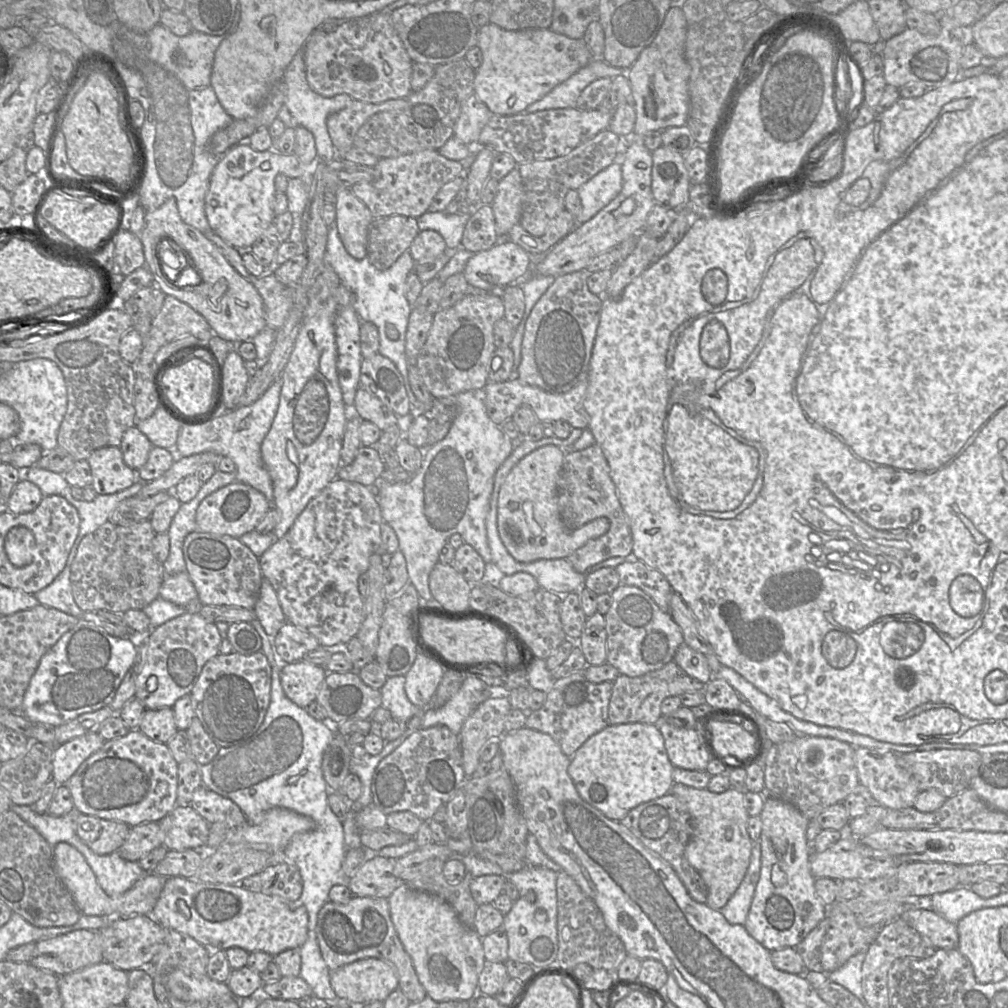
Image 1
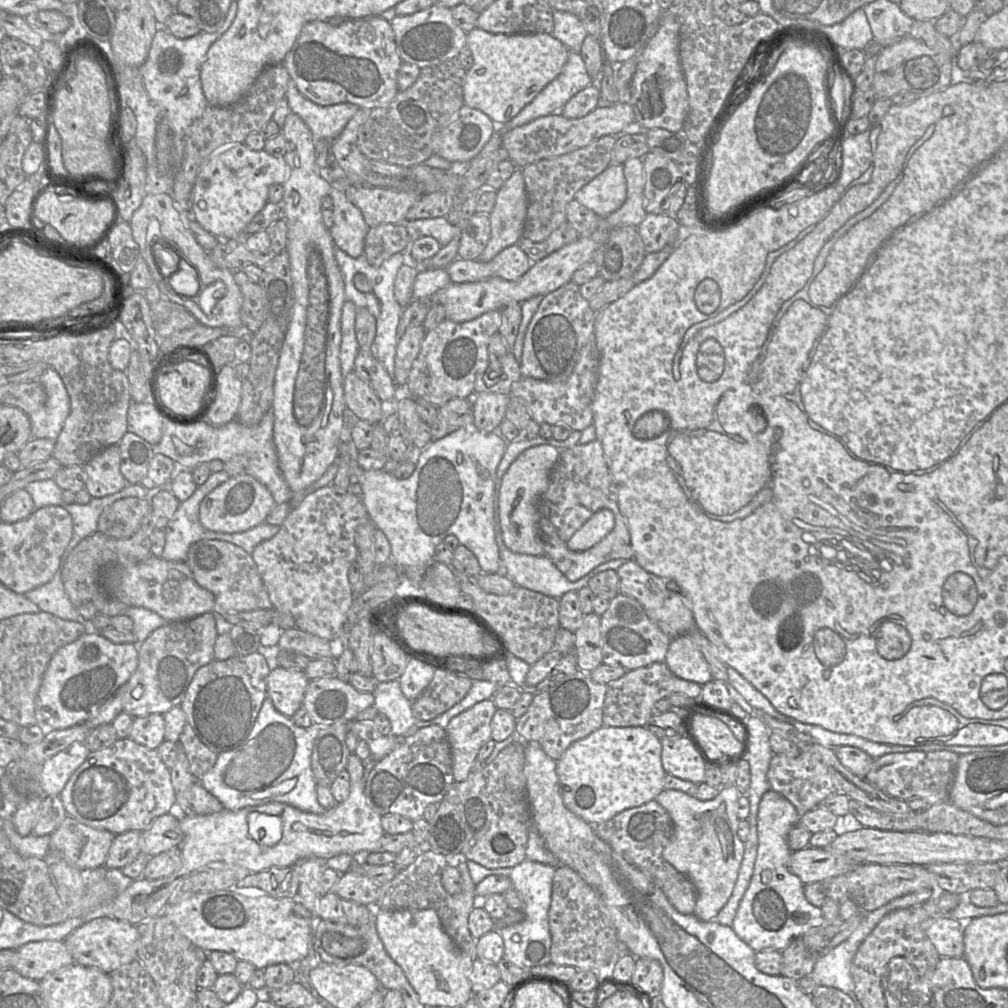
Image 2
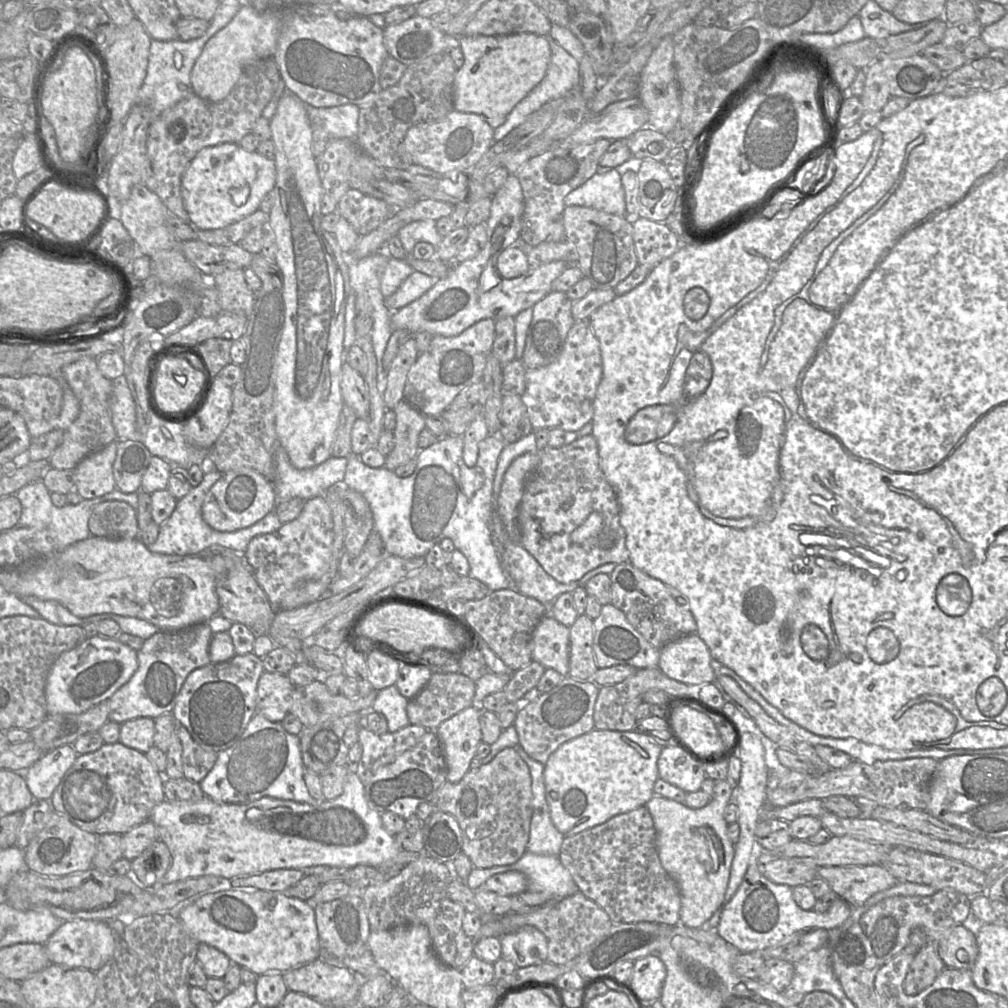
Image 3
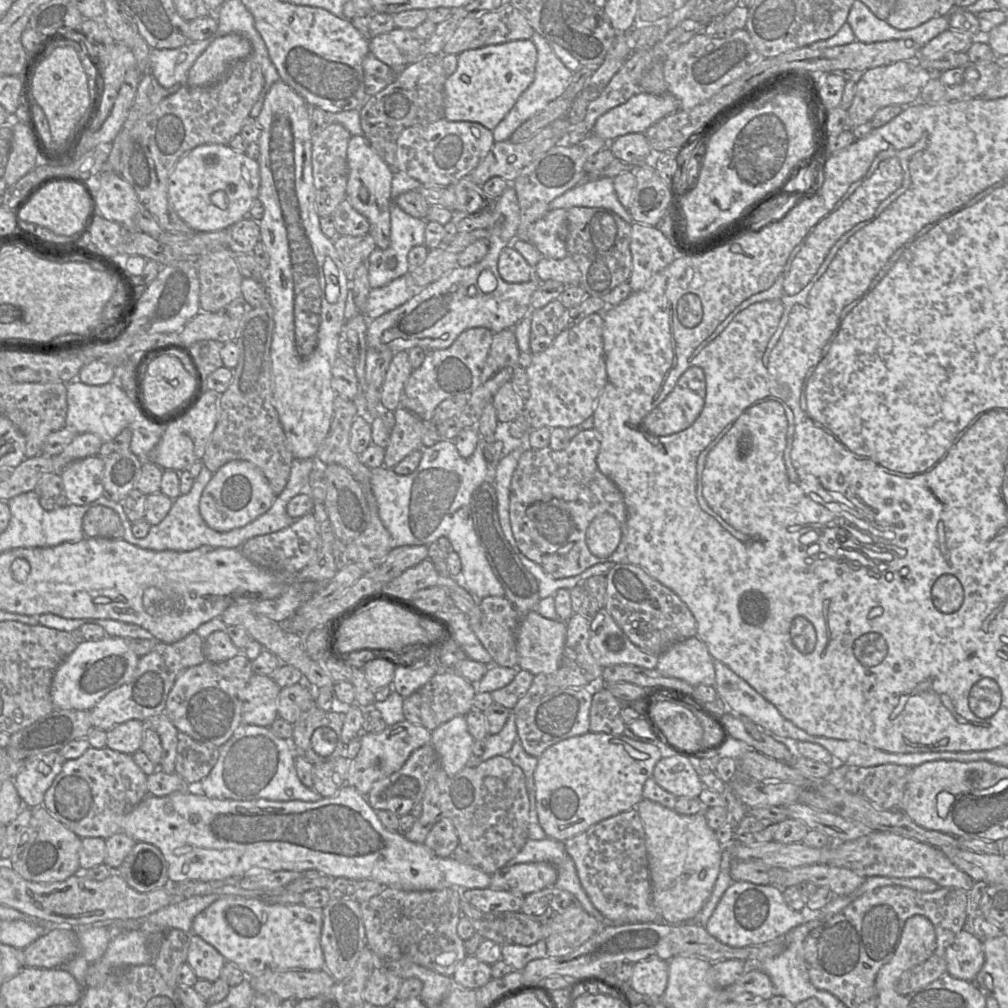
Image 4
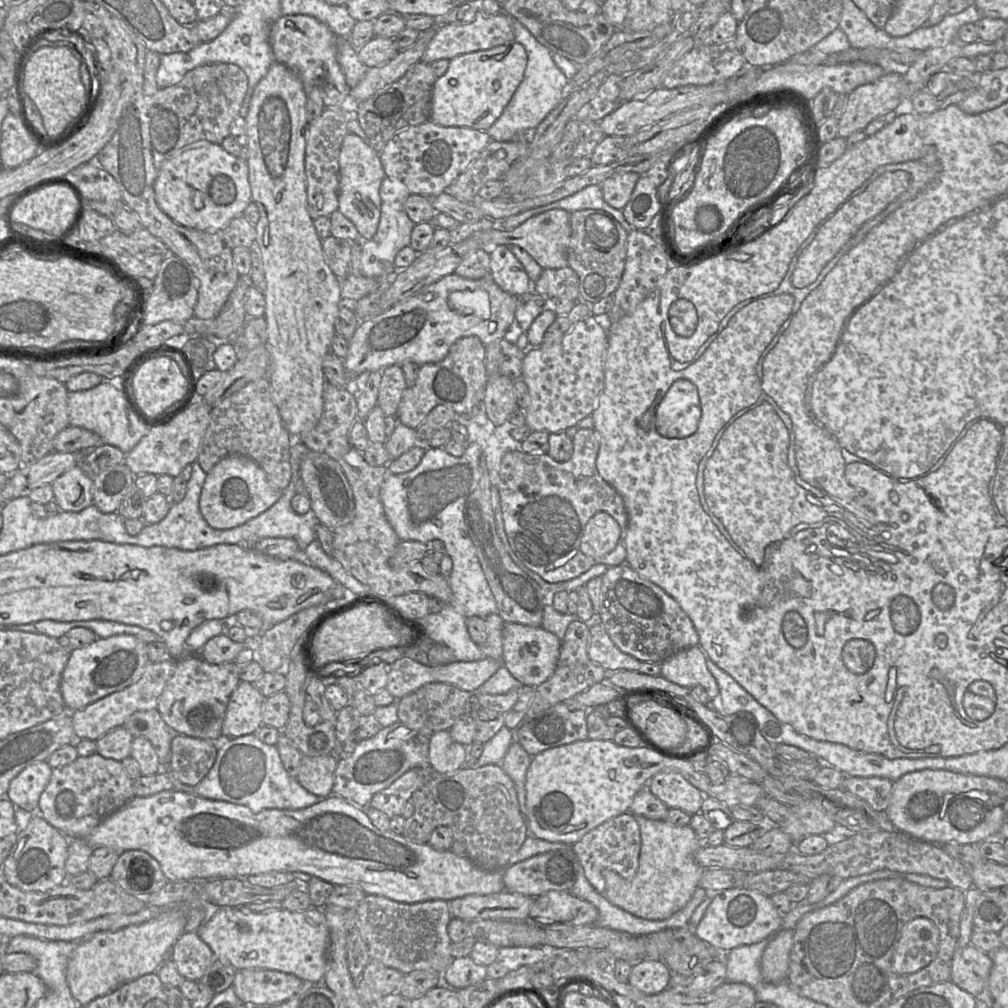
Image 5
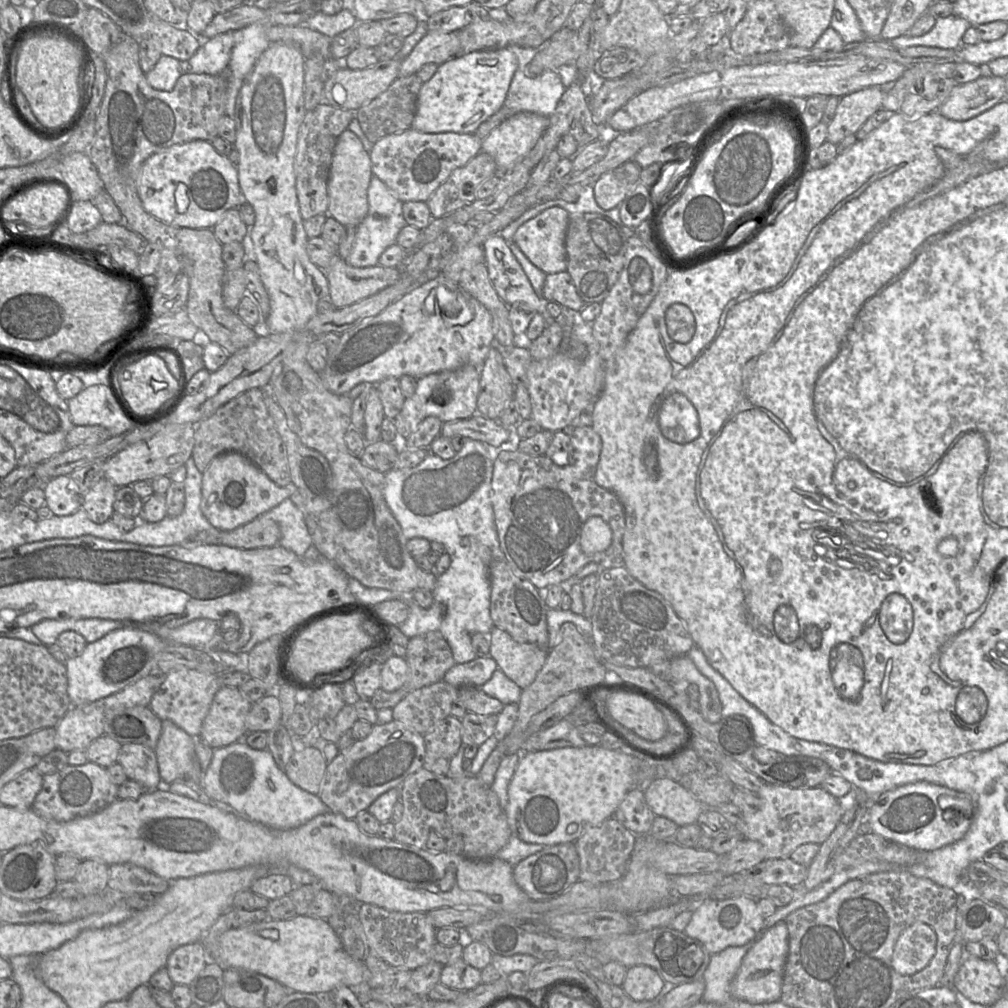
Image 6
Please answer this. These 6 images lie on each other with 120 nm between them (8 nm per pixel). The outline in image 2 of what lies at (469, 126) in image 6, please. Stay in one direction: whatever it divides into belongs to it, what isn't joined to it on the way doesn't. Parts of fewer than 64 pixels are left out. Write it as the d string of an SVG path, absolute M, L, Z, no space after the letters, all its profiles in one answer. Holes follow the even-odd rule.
M473 28L471 31L469 31L467 33L467 38L466 38L466 45L467 47L470 49L472 56L473 56L473 65L472 67L467 71L466 73L466 81L464 84L464 88L463 88L463 98L464 98L464 105L470 107L470 108L474 108L477 110L482 111L483 113L485 113L494 123L494 131L495 131L495 125L498 124L505 124L506 122L508 122L509 120L513 119L527 104L529 104L551 81L553 81L562 71L563 67L565 66L567 60L568 60L568 52L569 49L558 39L556 39L552 34L546 34L546 33L537 33L537 34L493 34L490 32L487 32L485 30L482 30L480 28Z

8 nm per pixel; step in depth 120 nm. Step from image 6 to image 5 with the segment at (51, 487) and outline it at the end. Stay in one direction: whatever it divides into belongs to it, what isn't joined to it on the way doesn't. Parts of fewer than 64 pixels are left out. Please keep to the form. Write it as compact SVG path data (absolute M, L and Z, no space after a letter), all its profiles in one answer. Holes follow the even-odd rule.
M79 465L62 473L52 483L54 500L61 511L79 512L93 504L93 479Z

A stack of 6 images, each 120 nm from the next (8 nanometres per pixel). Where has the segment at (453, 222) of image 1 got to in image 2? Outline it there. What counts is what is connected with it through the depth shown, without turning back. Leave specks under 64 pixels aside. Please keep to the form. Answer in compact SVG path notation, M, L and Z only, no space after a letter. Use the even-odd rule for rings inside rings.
M446 217L417 219L404 222L410 243L424 237L435 238L441 247L447 245L455 236L460 235L460 227L450 224Z

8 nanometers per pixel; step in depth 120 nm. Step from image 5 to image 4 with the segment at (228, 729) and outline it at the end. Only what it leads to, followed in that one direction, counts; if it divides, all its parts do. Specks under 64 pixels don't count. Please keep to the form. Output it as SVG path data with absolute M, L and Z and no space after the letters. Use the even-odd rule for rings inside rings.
M252 675L241 691L242 724L270 727L278 718L281 689L269 676Z

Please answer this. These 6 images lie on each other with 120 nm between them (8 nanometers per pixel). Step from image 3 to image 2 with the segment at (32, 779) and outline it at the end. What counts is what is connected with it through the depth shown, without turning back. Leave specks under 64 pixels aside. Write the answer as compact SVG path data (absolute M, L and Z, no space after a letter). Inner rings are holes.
M75 741L43 762L39 775L39 789L43 795L59 795L89 753L84 742Z

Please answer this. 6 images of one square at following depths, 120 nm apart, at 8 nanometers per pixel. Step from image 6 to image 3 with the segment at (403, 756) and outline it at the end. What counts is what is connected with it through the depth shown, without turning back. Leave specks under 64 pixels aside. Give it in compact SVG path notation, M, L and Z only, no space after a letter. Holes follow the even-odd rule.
M411 723L396 732L384 734L376 734L360 726L358 740L363 753L359 762L351 766L365 785L379 768L392 763L398 756L414 747L427 731L425 727Z

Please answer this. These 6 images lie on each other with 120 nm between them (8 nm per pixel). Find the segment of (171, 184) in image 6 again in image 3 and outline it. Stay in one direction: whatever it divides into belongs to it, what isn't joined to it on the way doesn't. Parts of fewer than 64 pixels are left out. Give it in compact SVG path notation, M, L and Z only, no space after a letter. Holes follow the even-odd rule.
M223 143L202 149L181 178L181 195L189 221L195 229L220 229L238 222L259 209L264 196L275 186L276 166L257 151Z

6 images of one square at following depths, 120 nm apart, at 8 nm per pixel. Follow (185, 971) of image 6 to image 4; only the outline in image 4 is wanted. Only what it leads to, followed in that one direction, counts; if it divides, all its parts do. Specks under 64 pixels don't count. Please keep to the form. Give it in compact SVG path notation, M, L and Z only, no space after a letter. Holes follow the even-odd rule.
M190 934L187 964L200 980L215 982L226 959L213 946L195 934Z

